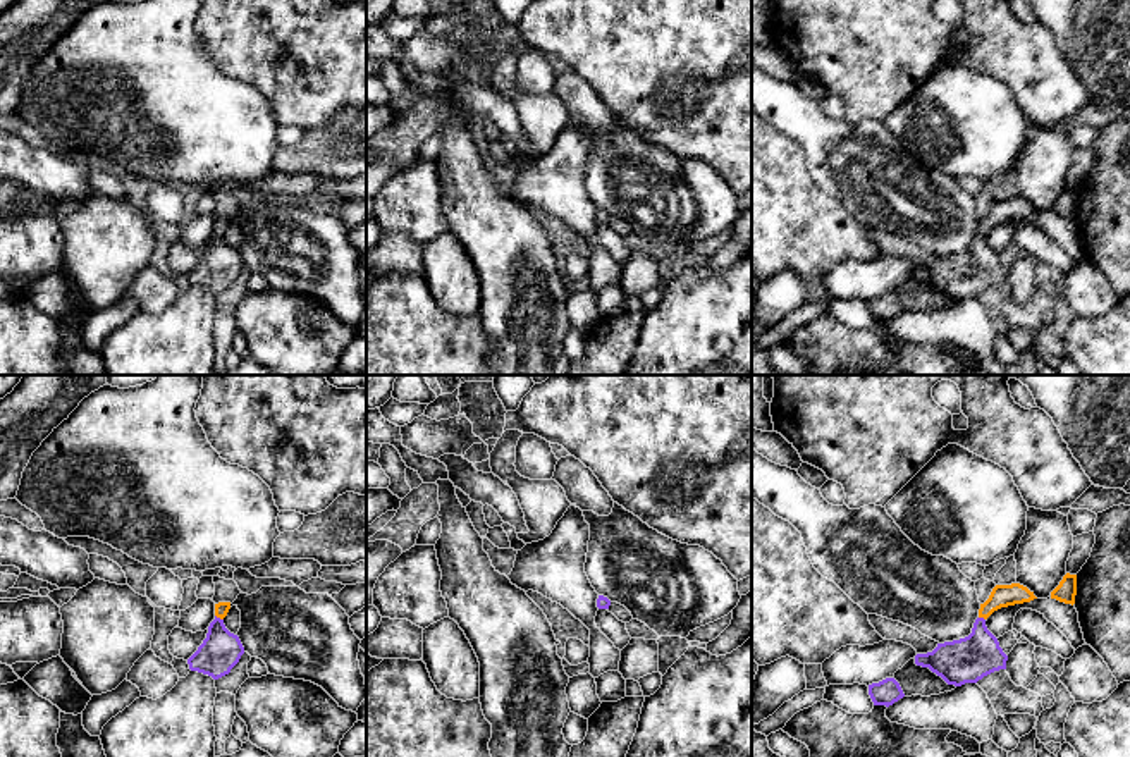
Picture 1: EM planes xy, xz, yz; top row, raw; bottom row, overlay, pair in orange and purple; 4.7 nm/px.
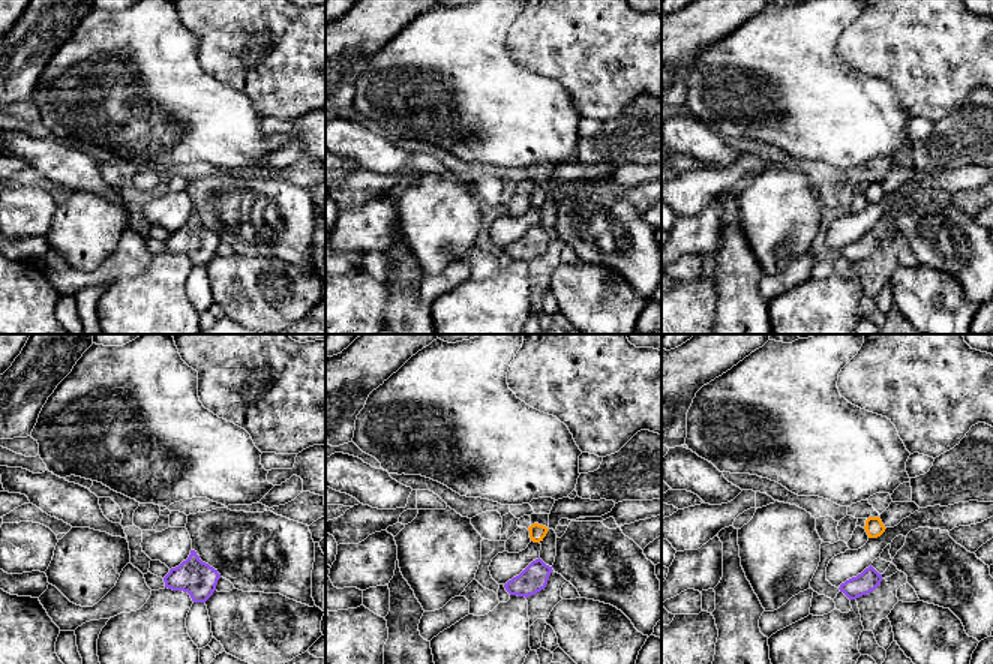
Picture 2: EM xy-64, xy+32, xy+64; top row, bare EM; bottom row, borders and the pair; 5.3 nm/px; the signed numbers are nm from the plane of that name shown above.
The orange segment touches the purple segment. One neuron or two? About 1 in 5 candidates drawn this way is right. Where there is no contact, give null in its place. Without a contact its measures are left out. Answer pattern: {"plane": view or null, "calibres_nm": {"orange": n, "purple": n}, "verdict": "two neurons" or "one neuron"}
{"plane": "xy", "calibres_nm": {"orange": 60, "purple": 190}, "verdict": "one neuron"}

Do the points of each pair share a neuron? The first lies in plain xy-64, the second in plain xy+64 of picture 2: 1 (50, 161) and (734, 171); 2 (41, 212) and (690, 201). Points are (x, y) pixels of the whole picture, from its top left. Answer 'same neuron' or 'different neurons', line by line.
1: different neurons
2: different neurons

